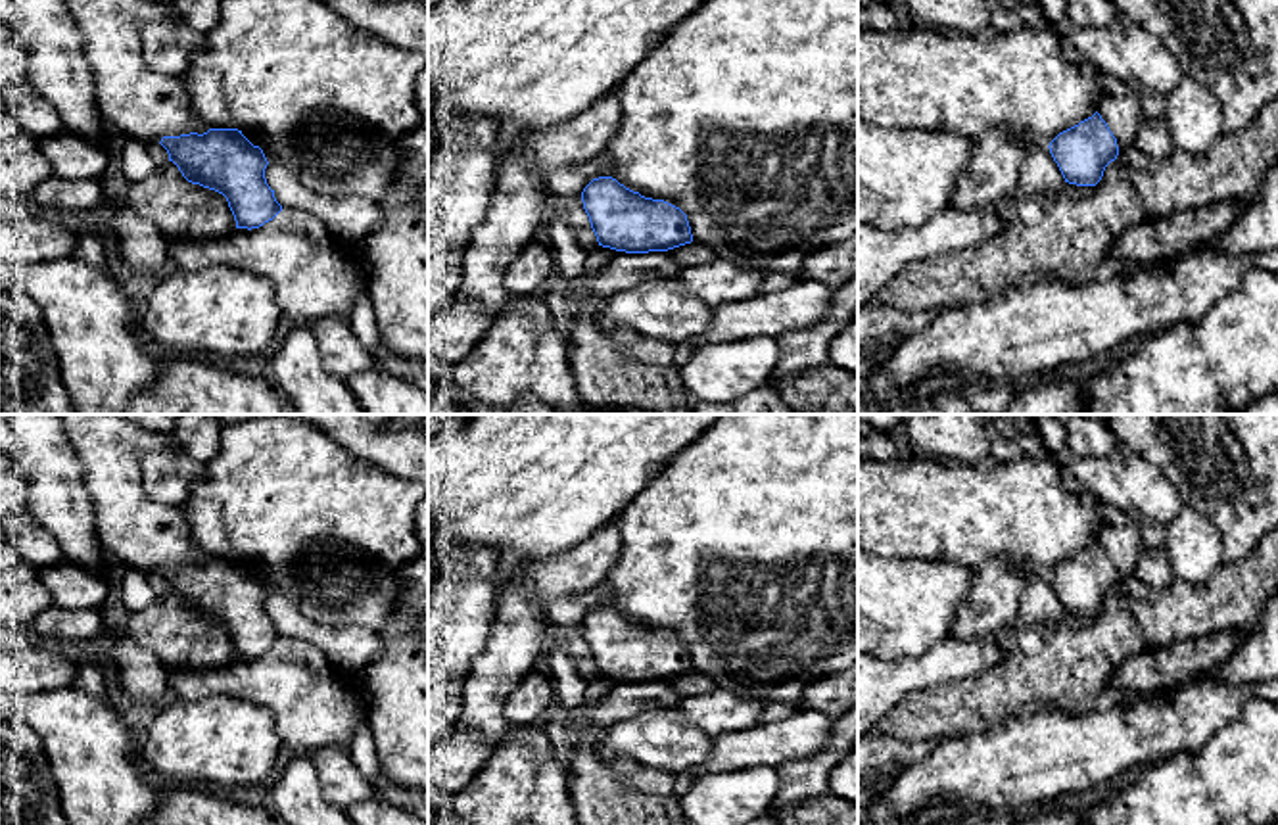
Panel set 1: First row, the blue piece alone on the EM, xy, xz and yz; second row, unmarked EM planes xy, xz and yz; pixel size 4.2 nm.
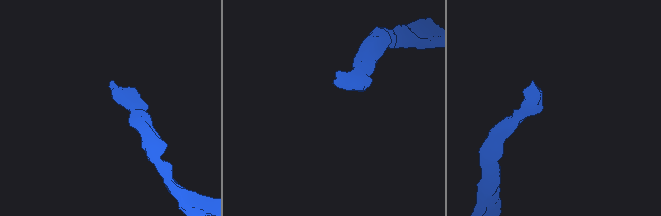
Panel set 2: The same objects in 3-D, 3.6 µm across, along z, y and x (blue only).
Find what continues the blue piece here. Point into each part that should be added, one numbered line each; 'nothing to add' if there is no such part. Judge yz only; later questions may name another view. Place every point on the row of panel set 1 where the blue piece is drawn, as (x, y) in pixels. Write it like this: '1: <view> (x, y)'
1: yz (1119, 106)

